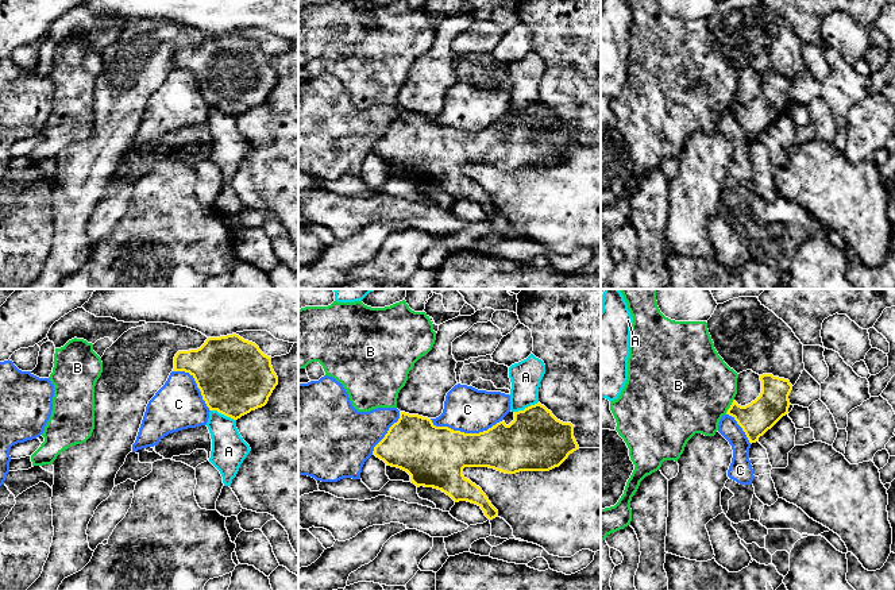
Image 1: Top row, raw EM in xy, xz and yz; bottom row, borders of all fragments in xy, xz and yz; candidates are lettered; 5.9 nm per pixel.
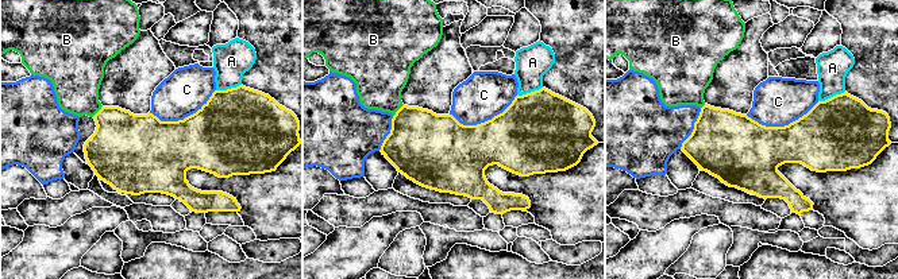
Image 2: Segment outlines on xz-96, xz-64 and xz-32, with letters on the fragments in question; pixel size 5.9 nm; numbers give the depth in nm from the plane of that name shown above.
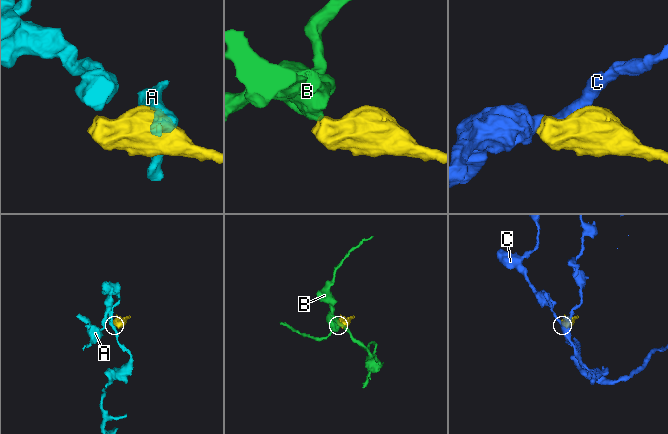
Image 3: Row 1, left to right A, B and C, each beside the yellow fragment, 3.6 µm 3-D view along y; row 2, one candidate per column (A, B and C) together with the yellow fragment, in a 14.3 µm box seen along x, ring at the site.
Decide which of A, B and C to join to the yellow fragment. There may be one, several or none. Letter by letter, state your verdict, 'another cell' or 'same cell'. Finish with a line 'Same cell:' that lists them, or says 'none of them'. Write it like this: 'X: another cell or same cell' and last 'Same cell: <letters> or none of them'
A: another cell
B: another cell
C: another cell
Same cell: none of them

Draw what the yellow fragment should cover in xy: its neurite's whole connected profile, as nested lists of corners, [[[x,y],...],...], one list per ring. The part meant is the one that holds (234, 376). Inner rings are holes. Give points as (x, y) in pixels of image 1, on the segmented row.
[[[236,333],[208,338],[197,350],[178,351],[173,371],[189,373],[209,410],[234,420],[265,406],[278,385],[271,356]]]

